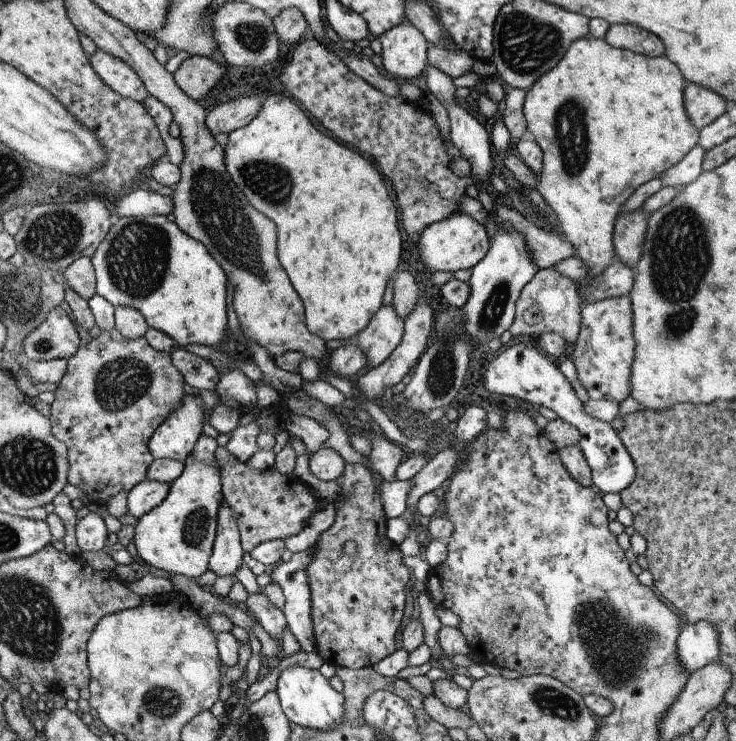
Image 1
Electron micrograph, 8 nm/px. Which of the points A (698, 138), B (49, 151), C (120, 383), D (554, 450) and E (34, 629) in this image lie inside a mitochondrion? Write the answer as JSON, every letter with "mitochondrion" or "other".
{"A":"other","B":"other","C":"mitochondrion","D":"other","E":"mitochondrion"}

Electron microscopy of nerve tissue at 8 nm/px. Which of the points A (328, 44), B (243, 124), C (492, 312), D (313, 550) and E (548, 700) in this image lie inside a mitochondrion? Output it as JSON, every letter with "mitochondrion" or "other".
{"A":"other","B":"other","C":"mitochondrion","D":"other","E":"mitochondrion"}

